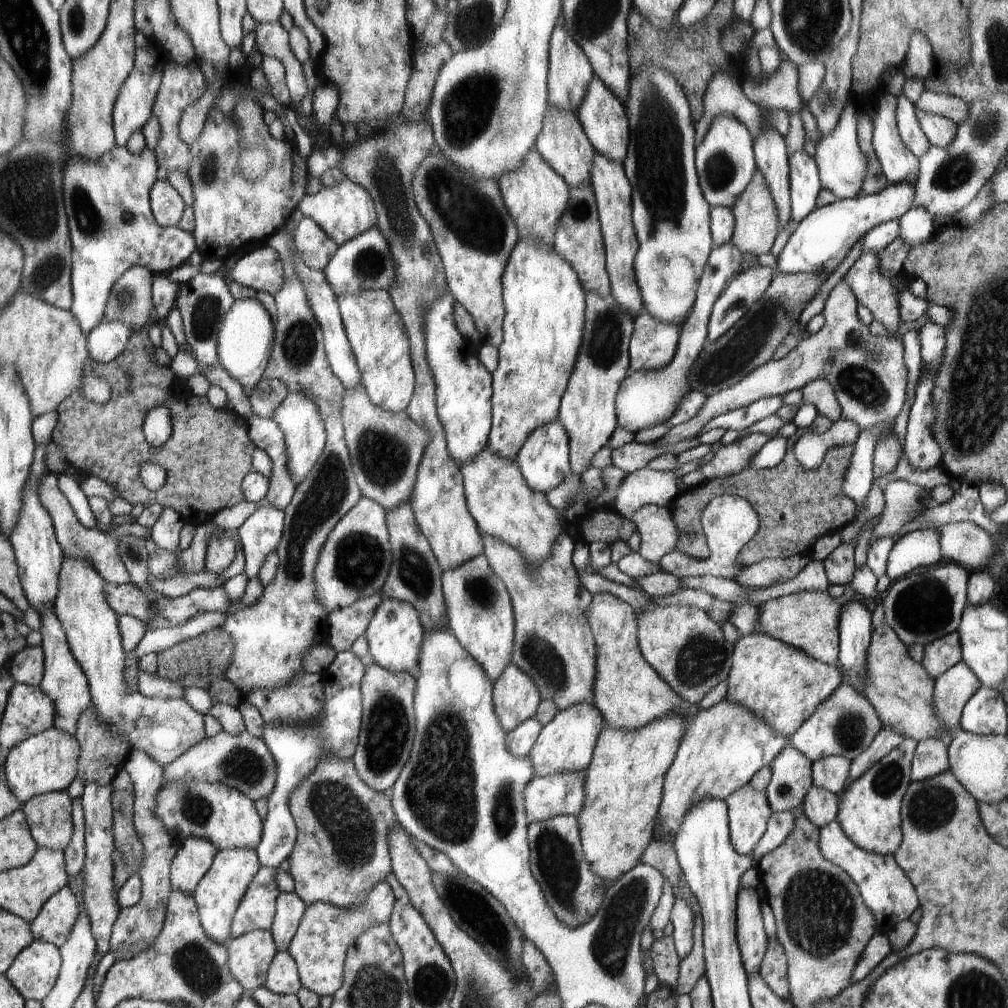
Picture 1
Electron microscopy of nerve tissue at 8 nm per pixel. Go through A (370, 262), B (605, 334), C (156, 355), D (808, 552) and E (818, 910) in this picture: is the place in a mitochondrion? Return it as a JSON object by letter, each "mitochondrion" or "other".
{"A":"mitochondrion","B":"mitochondrion","C":"other","D":"other","E":"mitochondrion"}

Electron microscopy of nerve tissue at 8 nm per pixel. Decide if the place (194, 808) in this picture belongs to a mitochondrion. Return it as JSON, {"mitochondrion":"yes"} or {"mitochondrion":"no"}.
{"mitochondrion":"yes"}

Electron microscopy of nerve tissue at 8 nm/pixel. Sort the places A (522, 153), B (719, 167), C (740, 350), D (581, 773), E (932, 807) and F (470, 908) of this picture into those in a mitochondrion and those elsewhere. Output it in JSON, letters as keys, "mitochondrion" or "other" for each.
{"A":"other","B":"mitochondrion","C":"mitochondrion","D":"other","E":"mitochondrion","F":"mitochondrion"}

